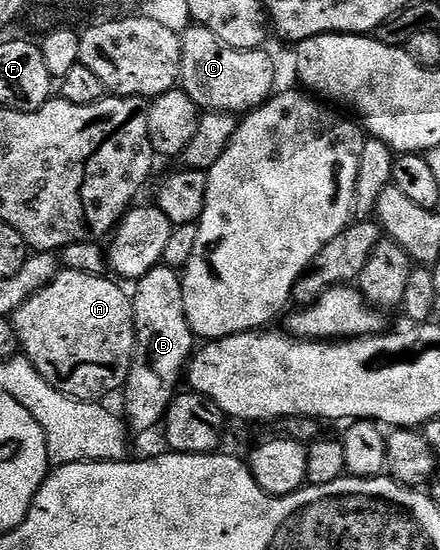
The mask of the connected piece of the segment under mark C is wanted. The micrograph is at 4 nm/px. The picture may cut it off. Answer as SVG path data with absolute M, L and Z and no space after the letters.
M187 25L187 30L181 31L182 59L180 60L180 89L185 92L198 105L199 111L209 112L216 110L225 114L245 116L252 110L257 110L265 102L270 101L275 93L274 87L274 62L266 55L265 49L245 50L244 48L232 48L232 44L224 44L216 32L212 32L203 26Z

